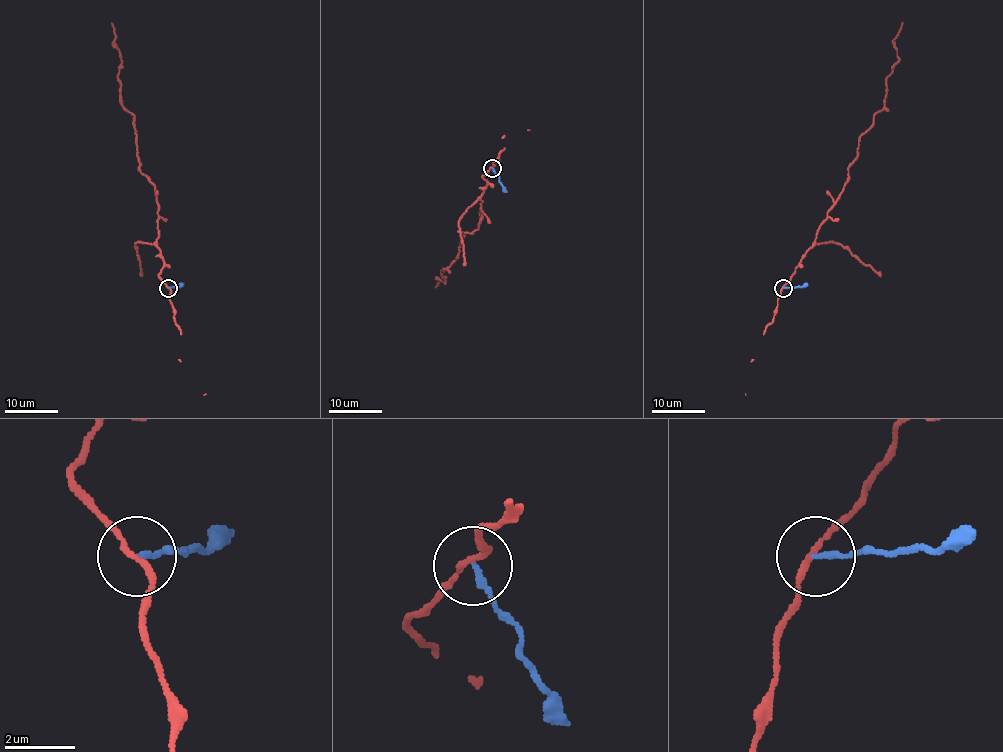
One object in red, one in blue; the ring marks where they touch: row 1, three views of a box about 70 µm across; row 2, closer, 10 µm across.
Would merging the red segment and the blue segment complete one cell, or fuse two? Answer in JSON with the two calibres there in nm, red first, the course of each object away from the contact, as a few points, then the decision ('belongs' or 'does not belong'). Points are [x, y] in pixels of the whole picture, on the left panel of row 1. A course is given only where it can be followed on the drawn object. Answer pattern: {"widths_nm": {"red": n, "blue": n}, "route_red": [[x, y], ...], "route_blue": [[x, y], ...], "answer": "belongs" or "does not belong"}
{"widths_nm": {"red": 160, "blue": 160}, "route_red": [[169, 288], [158, 275], [158, 202], [140, 170], [134, 116], [120, 95], [112, 22]], "route_blue": [[169, 288], [183, 284]], "answer": "does not belong"}

